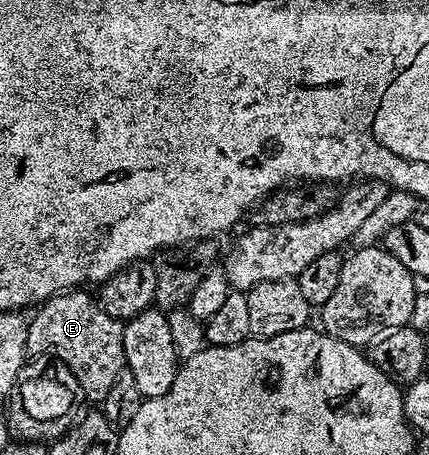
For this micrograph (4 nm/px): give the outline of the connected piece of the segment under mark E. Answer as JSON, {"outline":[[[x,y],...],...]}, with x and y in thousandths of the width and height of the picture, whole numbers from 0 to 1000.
{"outline":[[[175,633],[161,642],[124,646],[114,659],[96,666],[77,684],[79,701],[72,697],[65,708],[61,774],[65,778],[128,778],[154,789],[154,796],[172,807],[175,822],[189,831],[200,857],[210,859],[219,873],[228,873],[245,866],[249,848],[256,848],[256,840],[263,837],[266,822],[280,826],[280,818],[291,807],[287,710],[247,686],[231,666],[219,666],[198,646],[200,642],[198,635]]]}

